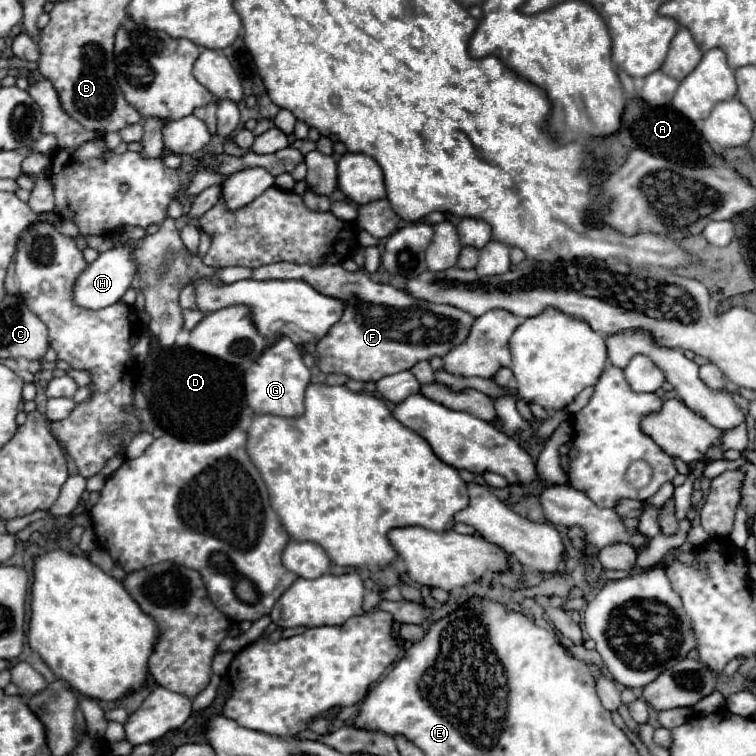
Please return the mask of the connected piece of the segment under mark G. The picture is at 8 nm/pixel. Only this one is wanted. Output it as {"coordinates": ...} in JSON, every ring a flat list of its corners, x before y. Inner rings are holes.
{"coordinates":[[280,337,276,343,264,349,264,353,246,369,244,387,246,401,254,415,276,415,296,419,304,415,304,393,310,385,310,369,302,363,302,351,288,337]]}

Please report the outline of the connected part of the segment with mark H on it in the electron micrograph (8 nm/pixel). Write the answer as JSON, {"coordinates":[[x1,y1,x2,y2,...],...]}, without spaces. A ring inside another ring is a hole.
{"coordinates":[[114,247,98,255,94,263,90,263,76,279,72,299,78,307,84,309,104,309,108,305,114,305,122,299,126,289,132,283,132,277,136,273,136,263,130,259,130,247]]}

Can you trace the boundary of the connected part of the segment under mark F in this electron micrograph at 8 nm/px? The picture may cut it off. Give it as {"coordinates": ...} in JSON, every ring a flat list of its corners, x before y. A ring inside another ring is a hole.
{"coordinates":[[278,261,260,265,252,271,254,281,270,281,270,275,276,275,276,279,282,281,302,279,314,289,320,289,320,293,348,301,344,317,328,331,326,337,316,343,316,361,322,373,340,373,362,383,406,371,416,361,444,357,444,353,468,337,474,323,474,317,462,309,428,303,392,285,374,283,364,271,348,271,342,267,342,263,300,265]]}

